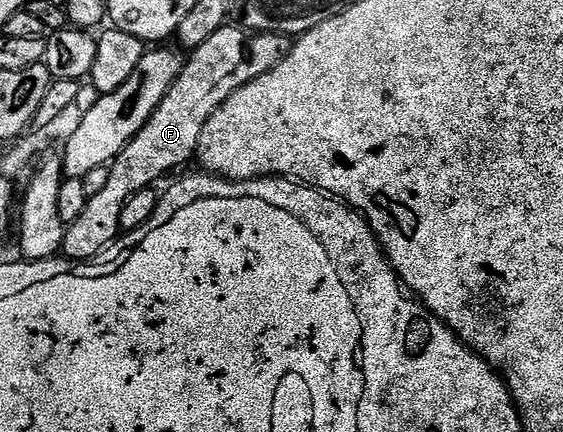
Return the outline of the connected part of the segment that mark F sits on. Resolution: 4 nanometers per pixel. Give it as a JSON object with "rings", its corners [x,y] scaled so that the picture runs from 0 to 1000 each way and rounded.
{"rings":[[[403,56],[396,65],[389,65],[389,74],[382,74],[382,83],[375,83],[375,93],[353,102],[353,111],[334,127],[329,153],[318,167],[311,194],[304,194],[297,222],[290,222],[290,241],[282,241],[282,250],[275,250],[268,278],[261,278],[261,287],[254,287],[254,296],[233,322],[226,343],[218,343],[218,352],[211,352],[208,368],[192,387],[194,405],[188,407],[187,424],[181,426],[179,440],[167,438],[160,447],[155,481],[147,481],[140,509],[121,516],[112,572],[114,595],[133,606],[162,606],[185,579],[192,579],[217,539],[211,500],[218,500],[218,472],[226,472],[226,463],[233,463],[233,454],[277,433],[281,428],[277,421],[298,394],[314,394],[320,384],[332,382],[336,373],[341,377],[350,354],[353,315],[361,315],[361,287],[368,287],[368,278],[375,278],[380,259],[416,213],[432,204],[432,194],[446,194],[446,185],[467,176],[476,162],[494,153],[513,125],[517,97],[508,81],[451,74],[430,65],[426,58],[421,58],[423,63],[414,58]]]}

